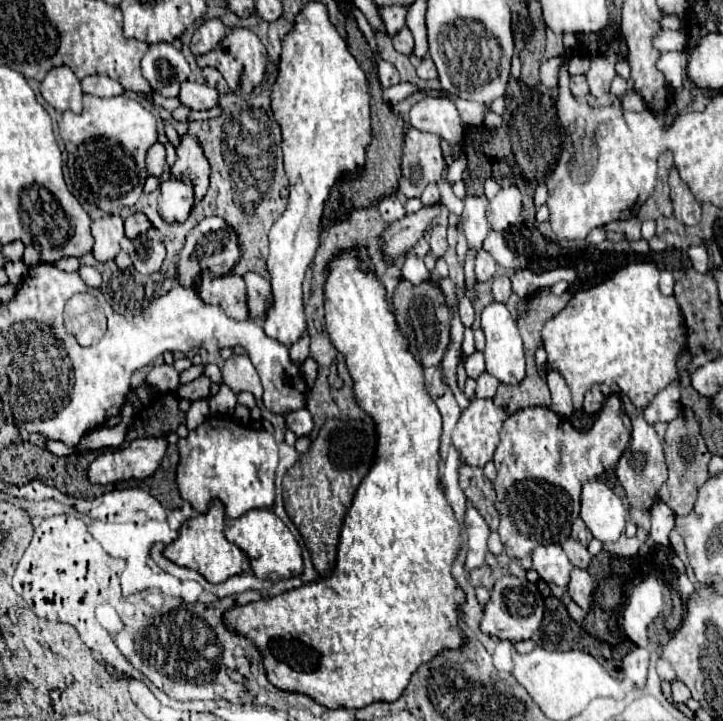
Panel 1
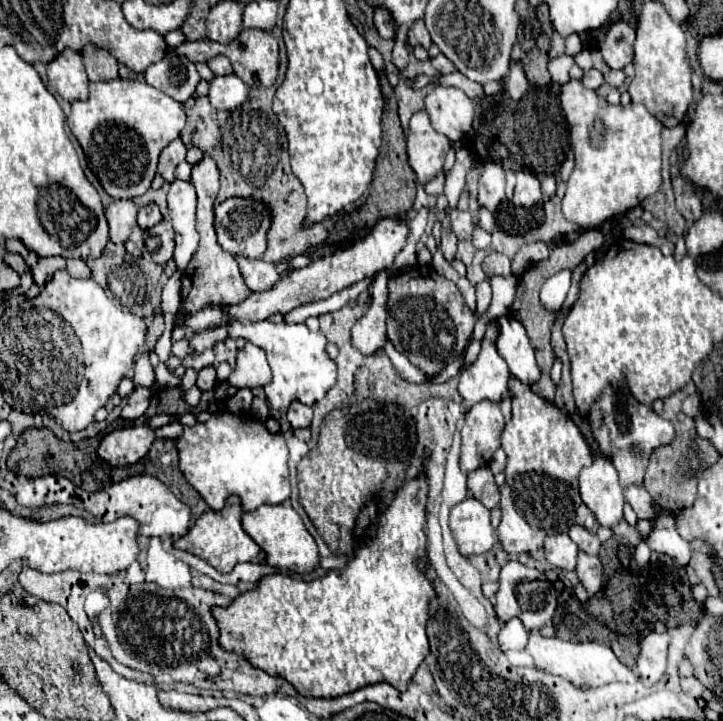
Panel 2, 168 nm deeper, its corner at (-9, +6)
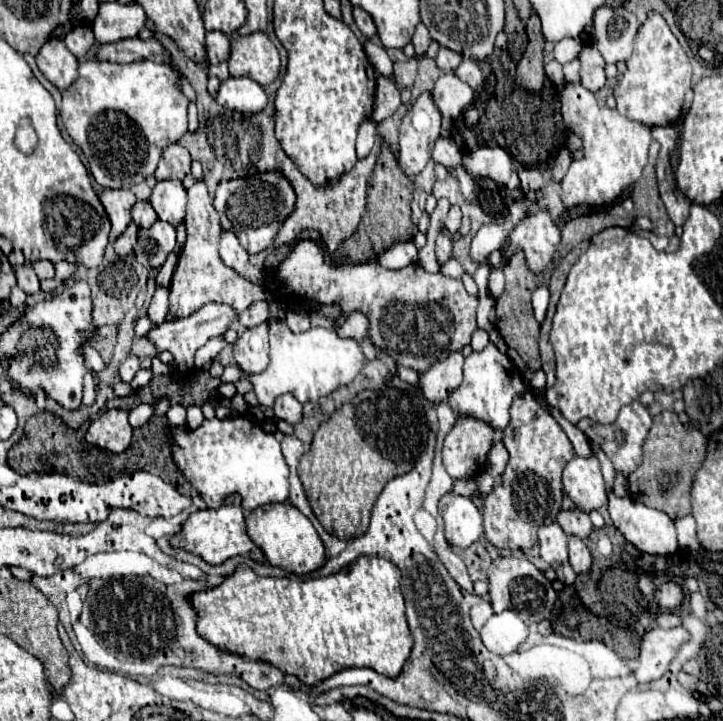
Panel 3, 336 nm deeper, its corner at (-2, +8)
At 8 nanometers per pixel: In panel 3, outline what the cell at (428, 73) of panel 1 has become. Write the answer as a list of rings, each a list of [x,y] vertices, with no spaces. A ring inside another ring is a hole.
[[[440,48],[440,52],[438,52],[438,56],[436,56],[436,64],[444,70],[444,72],[452,72],[452,70],[456,70],[456,66],[462,62],[462,54],[458,54],[458,52],[454,52],[454,50],[450,50],[450,48]]]

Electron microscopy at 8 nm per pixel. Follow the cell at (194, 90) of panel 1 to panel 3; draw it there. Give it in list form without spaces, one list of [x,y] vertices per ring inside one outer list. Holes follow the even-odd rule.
[[[242,76],[242,78],[224,80],[216,100],[224,108],[230,108],[242,114],[258,114],[266,108],[268,94],[256,80]]]

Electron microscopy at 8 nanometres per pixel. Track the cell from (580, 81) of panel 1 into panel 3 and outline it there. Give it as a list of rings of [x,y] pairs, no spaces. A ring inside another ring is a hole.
[[[586,48],[580,54],[580,62],[582,62],[582,70],[580,70],[582,84],[590,92],[602,90],[606,84],[606,76],[604,76],[604,60],[600,52],[596,48]]]

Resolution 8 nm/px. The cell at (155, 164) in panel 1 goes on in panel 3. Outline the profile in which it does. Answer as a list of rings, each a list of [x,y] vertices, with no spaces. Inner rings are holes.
[[[172,144],[162,152],[162,160],[156,168],[156,180],[182,180],[190,174],[190,152],[180,144]]]

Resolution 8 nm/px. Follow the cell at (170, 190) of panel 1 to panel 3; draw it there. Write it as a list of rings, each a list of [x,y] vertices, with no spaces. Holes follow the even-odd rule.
[[[162,180],[152,188],[150,204],[156,210],[160,220],[178,226],[184,220],[186,212],[186,190],[178,180]]]

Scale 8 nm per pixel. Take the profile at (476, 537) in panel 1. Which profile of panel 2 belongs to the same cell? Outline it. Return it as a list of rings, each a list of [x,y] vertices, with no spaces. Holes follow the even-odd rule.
[[[467,496],[451,510],[449,524],[463,556],[485,554],[497,542],[497,534],[491,526],[489,508],[485,508],[473,496]]]

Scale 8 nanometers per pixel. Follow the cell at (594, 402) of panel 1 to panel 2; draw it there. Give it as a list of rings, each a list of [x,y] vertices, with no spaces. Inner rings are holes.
[[[611,386],[605,388],[603,398],[597,400],[597,404],[593,404],[589,410],[589,422],[591,422],[593,434],[595,434],[601,450],[615,464],[623,488],[643,486],[643,478],[645,478],[653,450],[667,446],[675,440],[673,424],[669,420],[661,418],[659,414],[655,414],[653,408],[637,402],[631,396],[631,392],[625,392],[625,404],[627,404],[627,412],[629,412],[629,430],[621,430],[621,426],[617,426],[617,422],[615,422],[615,406],[613,406],[613,388]]]

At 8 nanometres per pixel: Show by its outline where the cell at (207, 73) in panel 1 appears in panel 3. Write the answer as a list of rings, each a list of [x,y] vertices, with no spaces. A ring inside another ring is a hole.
[[[206,32],[206,54],[210,64],[228,60],[230,56],[230,38],[224,32]]]

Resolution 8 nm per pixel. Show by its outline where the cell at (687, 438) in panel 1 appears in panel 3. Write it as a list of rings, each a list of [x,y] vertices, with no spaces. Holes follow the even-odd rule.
[[[674,412],[654,416],[654,426],[644,442],[644,458],[636,472],[628,476],[630,496],[650,508],[666,512],[672,520],[690,514],[690,488],[694,474],[706,458],[706,436],[692,426],[686,428]]]

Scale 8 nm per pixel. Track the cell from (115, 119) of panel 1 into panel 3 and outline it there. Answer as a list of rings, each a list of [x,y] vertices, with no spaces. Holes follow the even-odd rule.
[[[84,60],[80,62],[78,66],[78,78],[76,82],[66,88],[62,92],[62,108],[60,108],[60,116],[62,116],[62,122],[66,126],[66,132],[72,136],[72,140],[80,146],[80,150],[84,152],[84,156],[88,158],[88,164],[90,164],[90,172],[94,176],[94,180],[104,186],[104,188],[130,188],[142,180],[146,180],[148,176],[154,174],[156,166],[158,166],[158,160],[160,160],[160,152],[168,146],[168,144],[174,144],[178,142],[186,132],[188,132],[188,104],[190,100],[184,96],[184,92],[180,90],[180,78],[176,74],[176,70],[172,68],[172,64],[164,62],[164,64],[158,64],[154,60],[136,60],[136,62],[130,62],[130,64],[116,64],[116,62],[100,62],[100,60]]]

